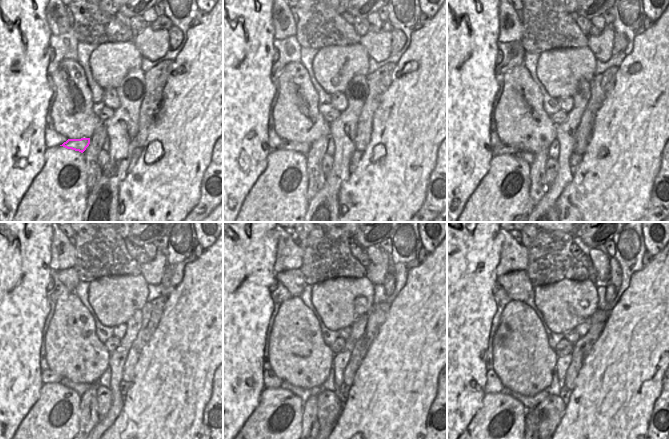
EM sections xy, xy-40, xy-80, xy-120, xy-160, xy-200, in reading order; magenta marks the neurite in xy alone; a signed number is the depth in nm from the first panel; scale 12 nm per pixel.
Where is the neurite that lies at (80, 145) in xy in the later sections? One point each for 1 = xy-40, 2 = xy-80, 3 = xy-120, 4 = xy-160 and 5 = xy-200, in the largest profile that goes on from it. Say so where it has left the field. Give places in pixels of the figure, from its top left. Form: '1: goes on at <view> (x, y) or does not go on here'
1: goes on at xy-40 (301, 147)
2: goes on at xy-80 (501, 149)
3: goes on at xy-120 (47, 376)
4: goes on at xy-160 (271, 381)
5: goes on at xy-200 (493, 384)

